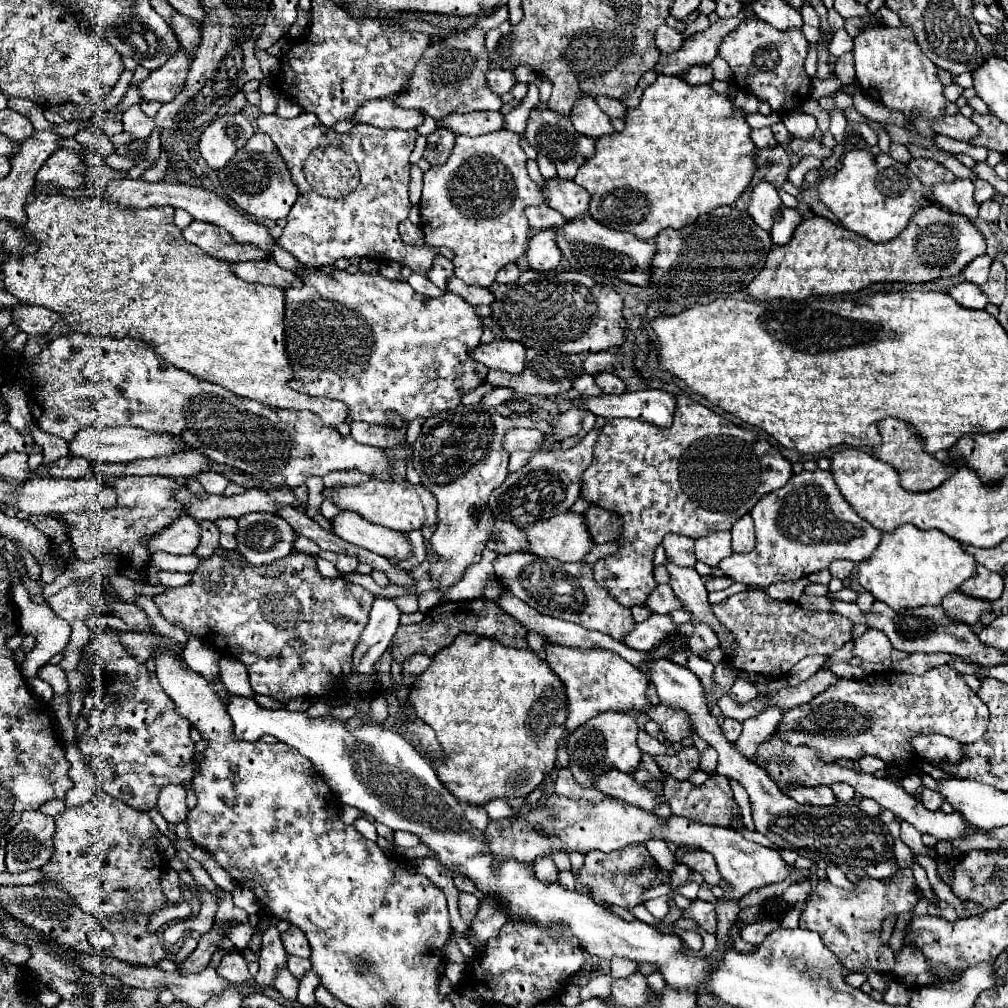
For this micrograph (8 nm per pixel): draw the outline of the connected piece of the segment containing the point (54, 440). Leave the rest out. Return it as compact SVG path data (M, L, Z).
M28 423L26 429L28 429L30 435L34 437L34 441L42 447L42 453L44 453L44 463L42 463L42 467L38 469L36 475L48 475L48 473L46 473L46 465L52 463L52 461L56 461L58 457L68 455L68 443L64 441L64 439L60 439L60 437L54 437L54 435L50 435L50 433L44 433L36 423Z

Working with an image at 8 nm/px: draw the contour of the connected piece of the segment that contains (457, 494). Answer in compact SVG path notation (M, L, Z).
M482 403L464 407L458 405L454 411L442 411L422 423L422 431L418 441L414 443L414 469L418 471L422 485L436 497L438 501L438 525L434 535L430 537L430 553L434 561L430 561L430 577L438 581L438 593L444 593L448 587L456 585L462 577L466 567L480 561L480 553L486 547L494 517L488 507L488 497L508 475L508 453L502 449L502 437L508 429L514 427L532 427L530 417L504 417L494 407L484 407Z

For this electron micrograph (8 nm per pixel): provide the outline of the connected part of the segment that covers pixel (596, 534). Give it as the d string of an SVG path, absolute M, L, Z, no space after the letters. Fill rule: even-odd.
M590 505L588 511L584 513L584 519L594 543L608 543L618 537L618 531L620 531L618 515L612 515L598 505Z

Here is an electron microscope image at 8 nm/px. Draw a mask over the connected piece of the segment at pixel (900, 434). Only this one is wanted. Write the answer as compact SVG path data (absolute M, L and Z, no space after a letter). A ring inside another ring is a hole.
M892 417L880 419L878 421L878 433L882 437L882 447L880 447L878 459L884 461L884 463L888 463L888 465L892 465L898 471L900 485L906 491L930 491L930 489L936 489L938 485L942 485L956 471L954 465L950 467L946 463L936 461L932 455L928 455L922 449L920 437L912 431L910 425L906 425L900 419L892 419Z

